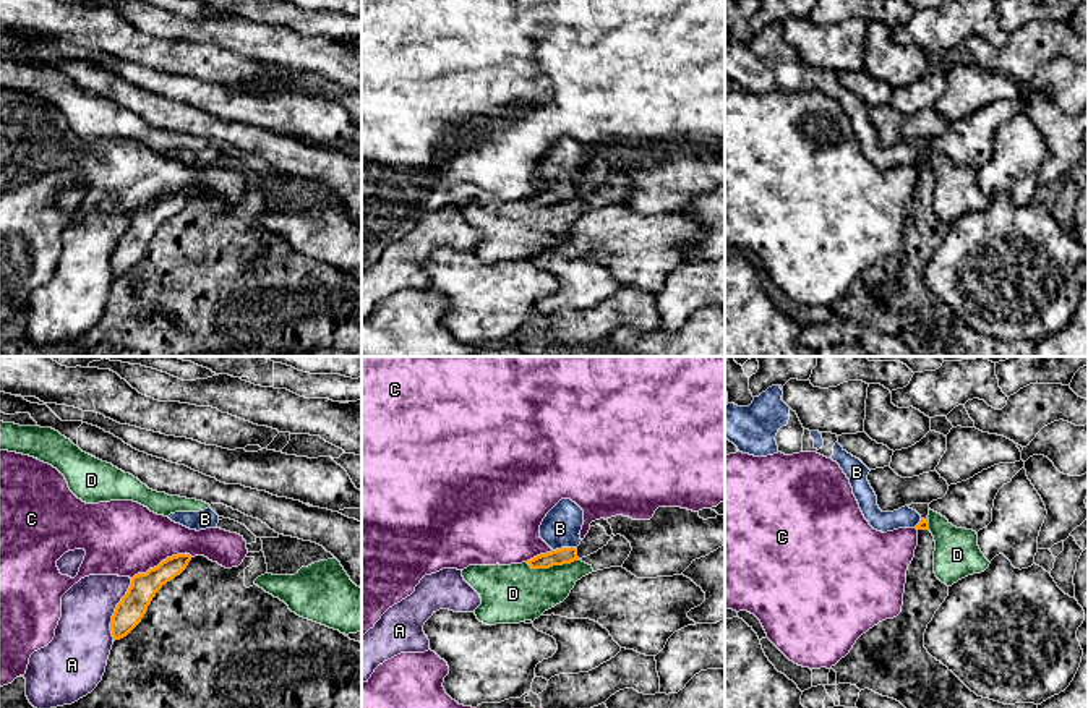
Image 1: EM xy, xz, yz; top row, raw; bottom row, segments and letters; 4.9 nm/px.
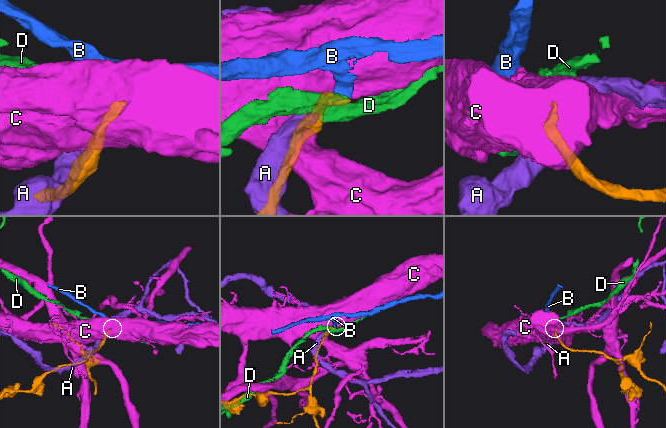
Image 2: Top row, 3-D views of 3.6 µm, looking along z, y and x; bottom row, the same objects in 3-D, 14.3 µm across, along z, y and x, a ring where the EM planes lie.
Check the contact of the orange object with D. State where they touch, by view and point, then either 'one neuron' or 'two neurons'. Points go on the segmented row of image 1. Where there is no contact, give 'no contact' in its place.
xz (550, 566) | two neurons

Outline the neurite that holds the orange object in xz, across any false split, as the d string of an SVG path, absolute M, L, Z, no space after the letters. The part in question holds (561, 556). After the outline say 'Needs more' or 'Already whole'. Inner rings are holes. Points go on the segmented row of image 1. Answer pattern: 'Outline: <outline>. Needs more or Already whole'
Outline: M561 499L543 518L540 538L553 549L540 554L527 564L532 569L550 569L553 565L571 564L577 561L577 546L580 544L580 530L584 525L584 510L571 499Z. Needs more

